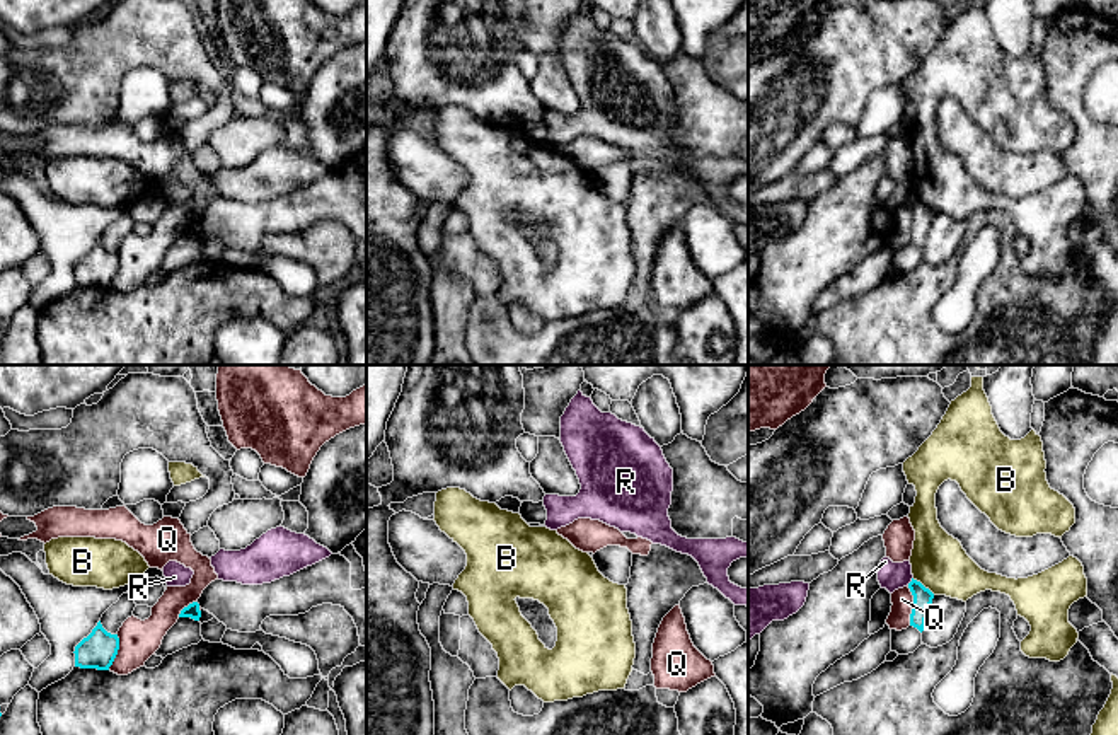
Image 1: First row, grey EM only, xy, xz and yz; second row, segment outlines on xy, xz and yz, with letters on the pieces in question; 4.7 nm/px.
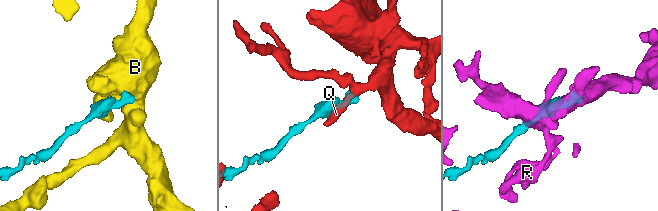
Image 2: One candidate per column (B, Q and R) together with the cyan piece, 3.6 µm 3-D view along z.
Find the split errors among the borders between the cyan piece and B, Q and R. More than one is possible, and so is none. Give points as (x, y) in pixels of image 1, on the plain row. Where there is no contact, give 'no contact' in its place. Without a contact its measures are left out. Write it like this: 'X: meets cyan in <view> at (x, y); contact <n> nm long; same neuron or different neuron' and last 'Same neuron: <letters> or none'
B: meets cyan in yz at (922, 203); contact 130 nm long; different neuron
Q: meets cyan in yz at (912, 224); contact 190 nm long; different neuron
R: meets cyan in yz at (912, 198); contact 50 nm long; different neuron
Same neuron: none

